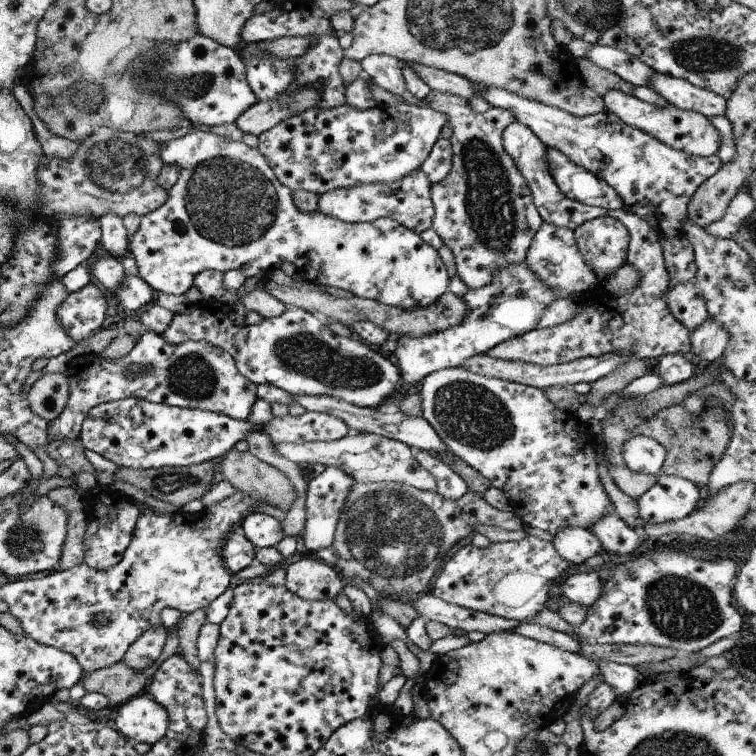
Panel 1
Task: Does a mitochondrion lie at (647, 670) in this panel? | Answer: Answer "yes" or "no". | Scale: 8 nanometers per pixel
no

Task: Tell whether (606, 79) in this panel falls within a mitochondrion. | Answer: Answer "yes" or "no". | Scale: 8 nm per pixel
no

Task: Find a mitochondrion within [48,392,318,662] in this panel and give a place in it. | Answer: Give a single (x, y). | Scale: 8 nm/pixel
(172, 483)

